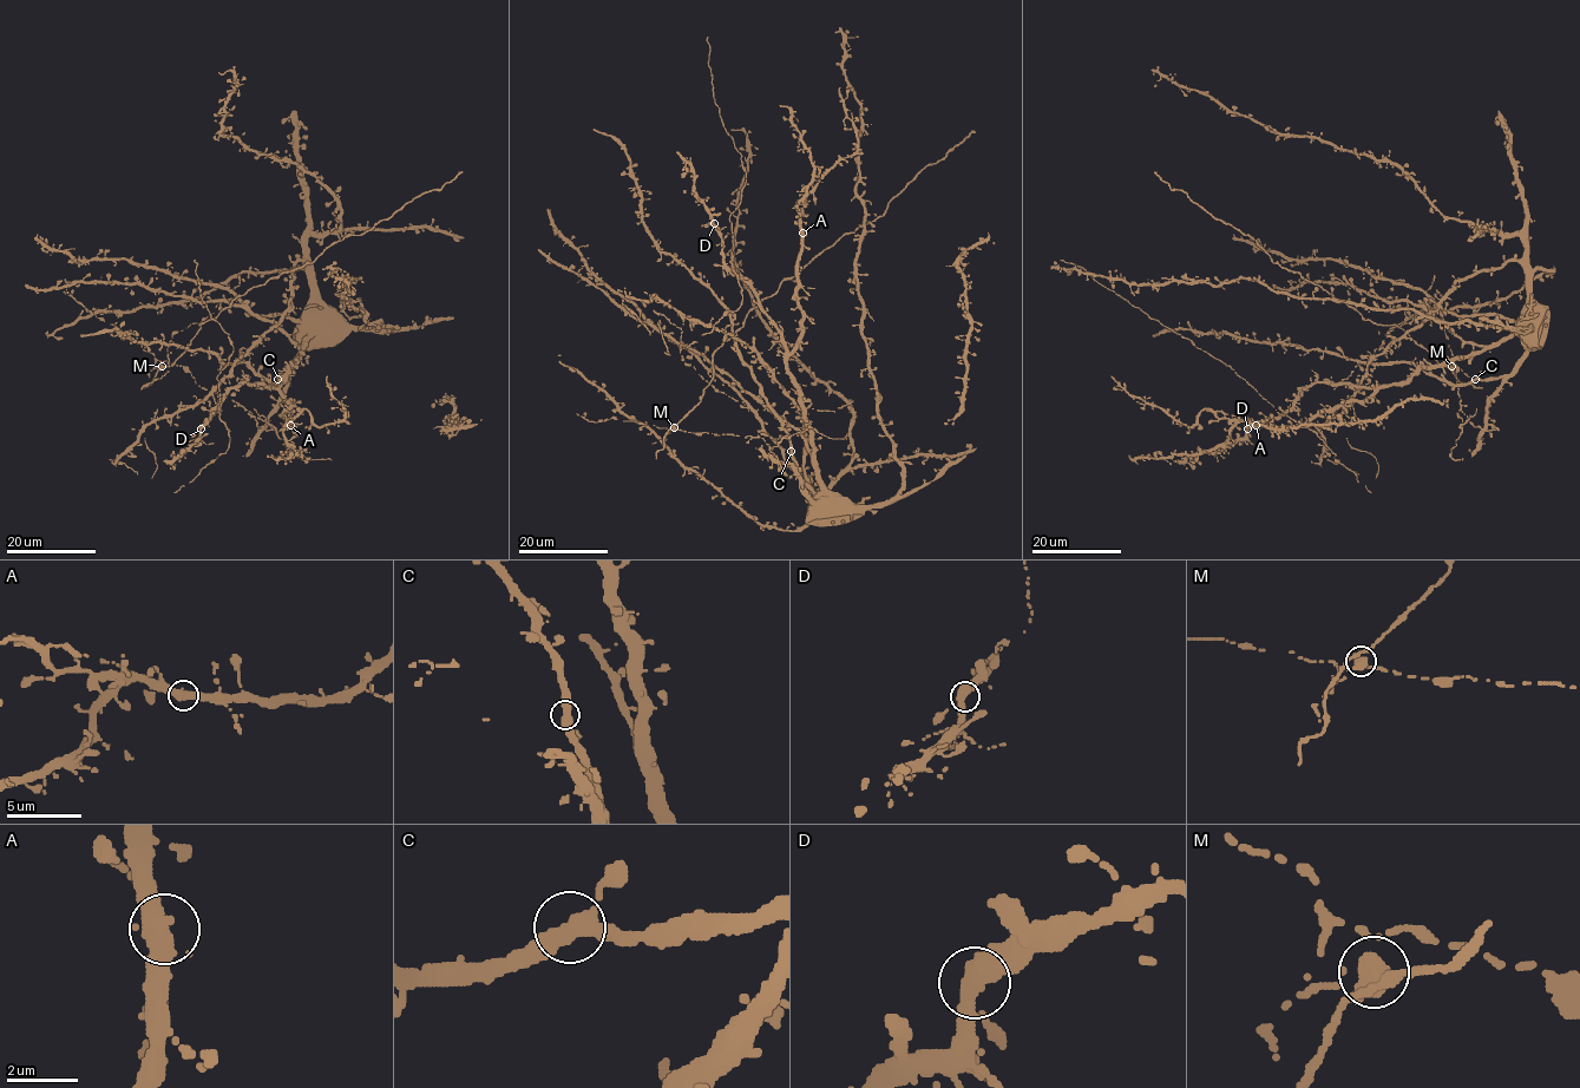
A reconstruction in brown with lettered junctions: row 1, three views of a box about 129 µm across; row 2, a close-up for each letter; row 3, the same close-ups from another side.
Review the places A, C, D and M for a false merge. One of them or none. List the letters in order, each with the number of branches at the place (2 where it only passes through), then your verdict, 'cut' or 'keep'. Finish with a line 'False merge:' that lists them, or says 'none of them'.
A: 3 branches meet; keep
C: 3 branches meet; keep
D: 3 branches meet; keep
M: 3 branches meet; cut
False merge: M

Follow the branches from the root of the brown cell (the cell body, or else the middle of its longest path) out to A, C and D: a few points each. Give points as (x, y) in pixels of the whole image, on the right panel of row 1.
A: (1518, 322), (1513, 333), (1480, 351), (1418, 367), (1404, 381), (1322, 410), (1305, 425), (1256, 425)
C: (1518, 322), (1518, 334), (1525, 349), (1519, 366), (1508, 374), (1475, 379)
D: (1518, 322), (1515, 331), (1497, 342), (1418, 367), (1404, 381), (1390, 386), (1312, 382), (1289, 410), (1247, 428)

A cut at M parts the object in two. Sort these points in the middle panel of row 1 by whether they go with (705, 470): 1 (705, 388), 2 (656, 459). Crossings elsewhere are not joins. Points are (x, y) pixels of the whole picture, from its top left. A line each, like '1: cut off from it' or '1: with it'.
1: cut off from it
2: cut off from it

